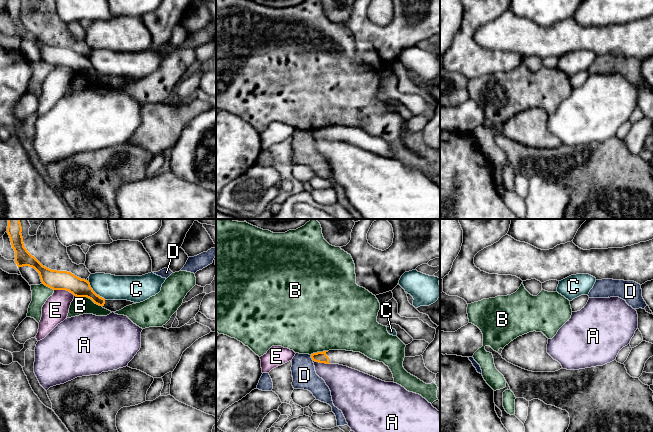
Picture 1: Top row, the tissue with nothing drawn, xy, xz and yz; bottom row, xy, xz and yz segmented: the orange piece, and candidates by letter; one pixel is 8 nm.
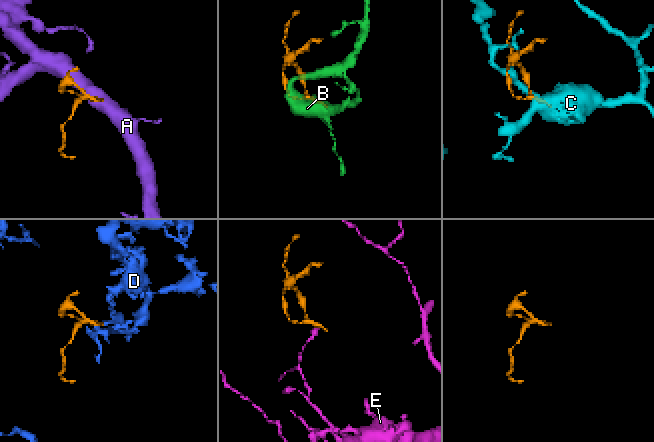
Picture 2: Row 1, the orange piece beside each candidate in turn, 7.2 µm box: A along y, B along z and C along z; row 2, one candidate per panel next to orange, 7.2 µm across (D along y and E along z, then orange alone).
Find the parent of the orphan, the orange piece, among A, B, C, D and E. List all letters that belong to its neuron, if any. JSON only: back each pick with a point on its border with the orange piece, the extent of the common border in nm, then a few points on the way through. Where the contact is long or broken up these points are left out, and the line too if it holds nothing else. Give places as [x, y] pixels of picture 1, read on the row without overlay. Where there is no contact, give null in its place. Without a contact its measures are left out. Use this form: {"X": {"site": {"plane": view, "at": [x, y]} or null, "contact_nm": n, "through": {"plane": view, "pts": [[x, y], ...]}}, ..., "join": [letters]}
{"join": []}

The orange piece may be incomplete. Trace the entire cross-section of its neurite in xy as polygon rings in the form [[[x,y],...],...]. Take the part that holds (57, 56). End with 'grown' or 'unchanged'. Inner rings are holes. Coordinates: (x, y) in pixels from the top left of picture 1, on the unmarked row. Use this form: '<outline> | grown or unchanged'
[[[8,0],[7,9],[9,11],[12,24],[15,27],[15,39],[18,44],[29,42],[34,44],[40,52],[42,60],[53,66],[66,66],[76,73],[87,73],[95,80],[103,84],[116,88],[126,82],[136,80],[127,76],[105,76],[97,71],[90,62],[89,57],[81,55],[71,48],[51,46],[43,42],[24,23],[21,0]]] | grown

